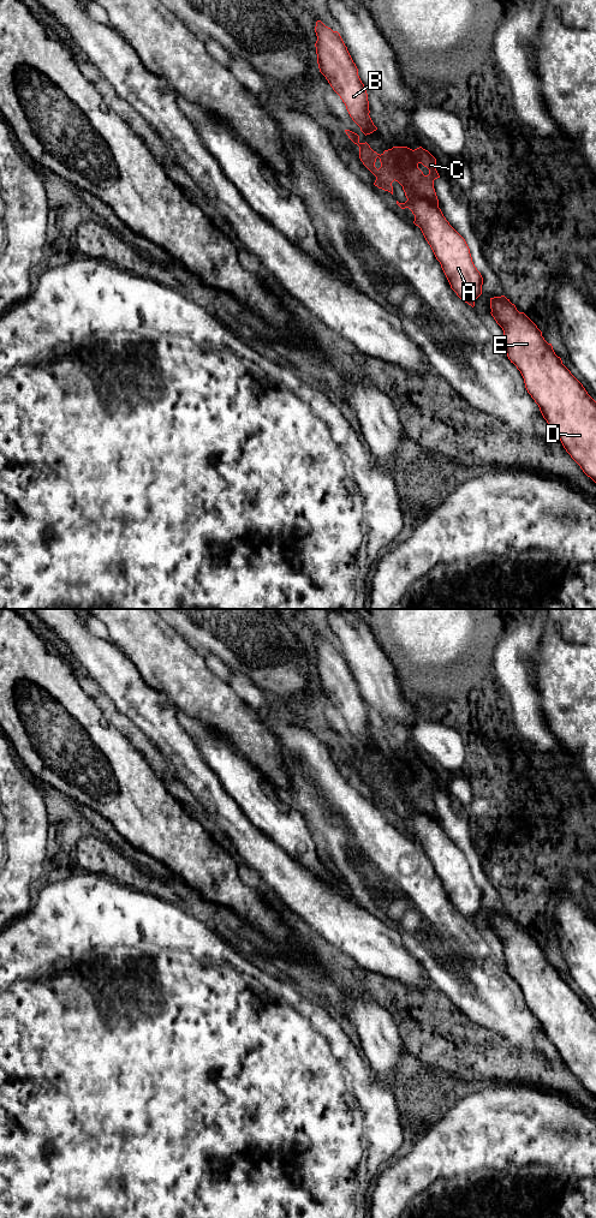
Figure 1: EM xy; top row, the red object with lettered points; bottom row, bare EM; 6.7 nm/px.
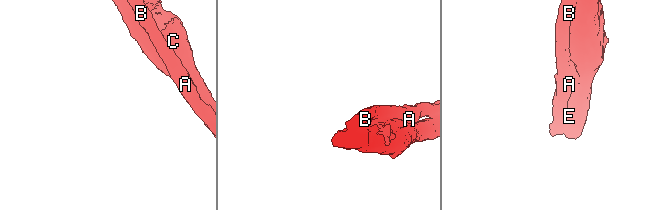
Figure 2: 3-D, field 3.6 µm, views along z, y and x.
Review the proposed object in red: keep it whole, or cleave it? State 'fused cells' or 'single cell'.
single cell

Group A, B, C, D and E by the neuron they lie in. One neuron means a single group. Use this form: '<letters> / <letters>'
A B C D E

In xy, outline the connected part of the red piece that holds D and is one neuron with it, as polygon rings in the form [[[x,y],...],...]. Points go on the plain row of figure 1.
[[[505,910],[490,913],[490,924],[491,931],[503,945],[507,972],[520,986],[528,1008],[558,1049],[566,1067],[596,1098],[596,1016],[562,979],[537,941],[524,927],[519,927],[509,914]]]

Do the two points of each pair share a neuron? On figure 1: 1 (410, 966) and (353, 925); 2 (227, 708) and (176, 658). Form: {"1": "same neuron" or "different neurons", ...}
{"1": "same neuron", "2": "same neuron"}

